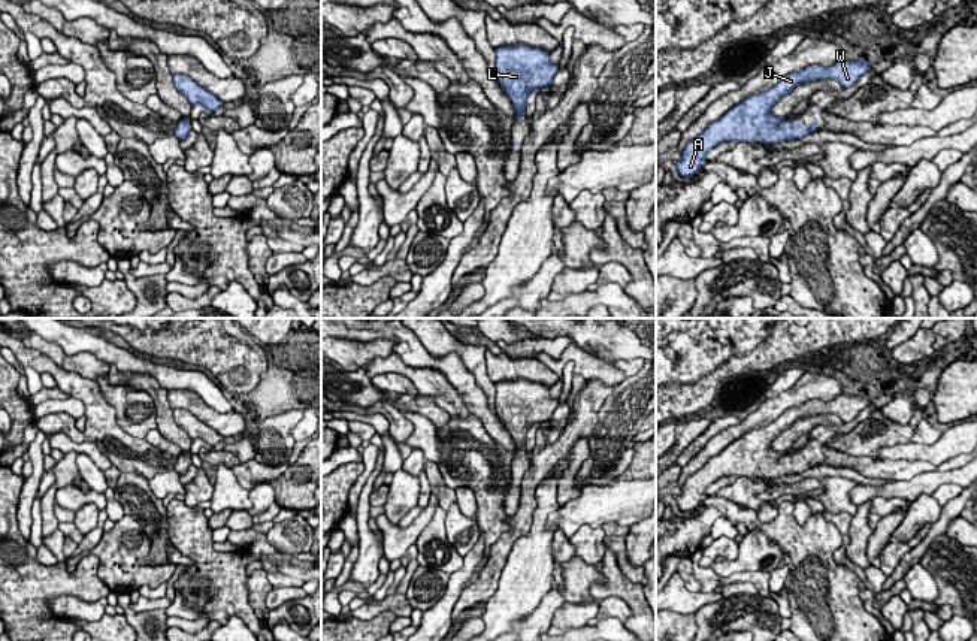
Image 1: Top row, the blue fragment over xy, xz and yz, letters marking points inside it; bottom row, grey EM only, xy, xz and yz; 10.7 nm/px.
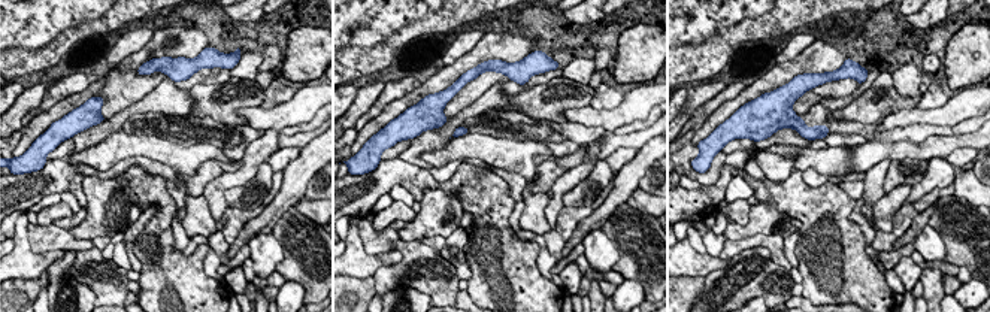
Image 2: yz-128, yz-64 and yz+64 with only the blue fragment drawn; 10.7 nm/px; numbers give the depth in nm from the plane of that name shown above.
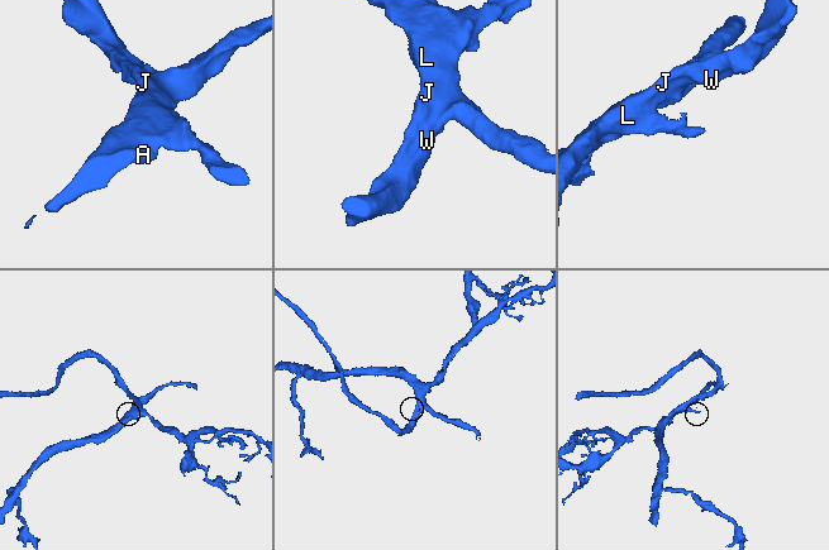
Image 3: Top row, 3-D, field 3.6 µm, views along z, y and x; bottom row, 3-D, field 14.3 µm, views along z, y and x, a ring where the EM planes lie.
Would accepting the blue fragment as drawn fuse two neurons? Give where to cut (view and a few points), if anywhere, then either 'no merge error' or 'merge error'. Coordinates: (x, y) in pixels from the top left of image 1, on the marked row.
no cut | no merge error

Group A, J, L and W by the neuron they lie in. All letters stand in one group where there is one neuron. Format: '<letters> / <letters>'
A J L W

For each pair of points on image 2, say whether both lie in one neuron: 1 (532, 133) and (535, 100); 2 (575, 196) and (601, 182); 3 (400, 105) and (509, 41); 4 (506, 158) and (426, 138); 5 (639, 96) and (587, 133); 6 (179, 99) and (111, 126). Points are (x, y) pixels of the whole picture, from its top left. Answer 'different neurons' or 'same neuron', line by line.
1: different neurons
2: same neuron
3: same neuron
4: different neurons
5: different neurons
6: same neuron

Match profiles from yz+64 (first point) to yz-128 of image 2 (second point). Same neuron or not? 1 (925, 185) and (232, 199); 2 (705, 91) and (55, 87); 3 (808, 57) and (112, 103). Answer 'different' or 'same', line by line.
1: same
2: different
3: different

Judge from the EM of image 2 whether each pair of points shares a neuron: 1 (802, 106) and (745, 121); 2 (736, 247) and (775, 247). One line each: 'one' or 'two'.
1: two
2: one

